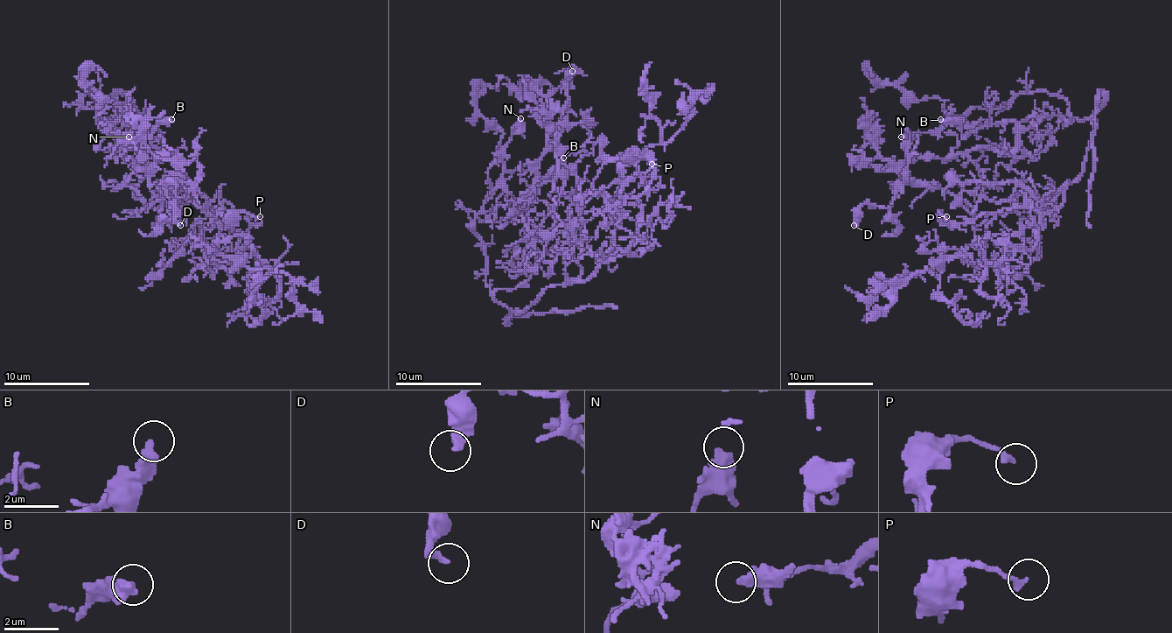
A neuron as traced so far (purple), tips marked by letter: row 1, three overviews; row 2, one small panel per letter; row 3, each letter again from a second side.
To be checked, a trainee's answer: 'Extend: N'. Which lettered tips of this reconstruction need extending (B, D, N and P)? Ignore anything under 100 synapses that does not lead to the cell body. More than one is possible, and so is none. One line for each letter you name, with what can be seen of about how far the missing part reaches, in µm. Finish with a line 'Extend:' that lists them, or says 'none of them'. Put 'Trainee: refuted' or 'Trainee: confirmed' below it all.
Extend: none of them
Trainee: refuted

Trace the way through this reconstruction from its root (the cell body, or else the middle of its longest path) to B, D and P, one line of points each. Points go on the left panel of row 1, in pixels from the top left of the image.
B: (145, 172), (129, 126), (120, 117), (102, 119), (139, 116), (130, 123), (148, 135), (171, 119)
D: (145, 172), (173, 188), (171, 208), (180, 200), (163, 191), (176, 184), (180, 225)
P: (145, 172), (152, 182), (176, 184), (212, 214), (223, 208), (219, 212), (229, 223), (240, 212), (260, 216)

